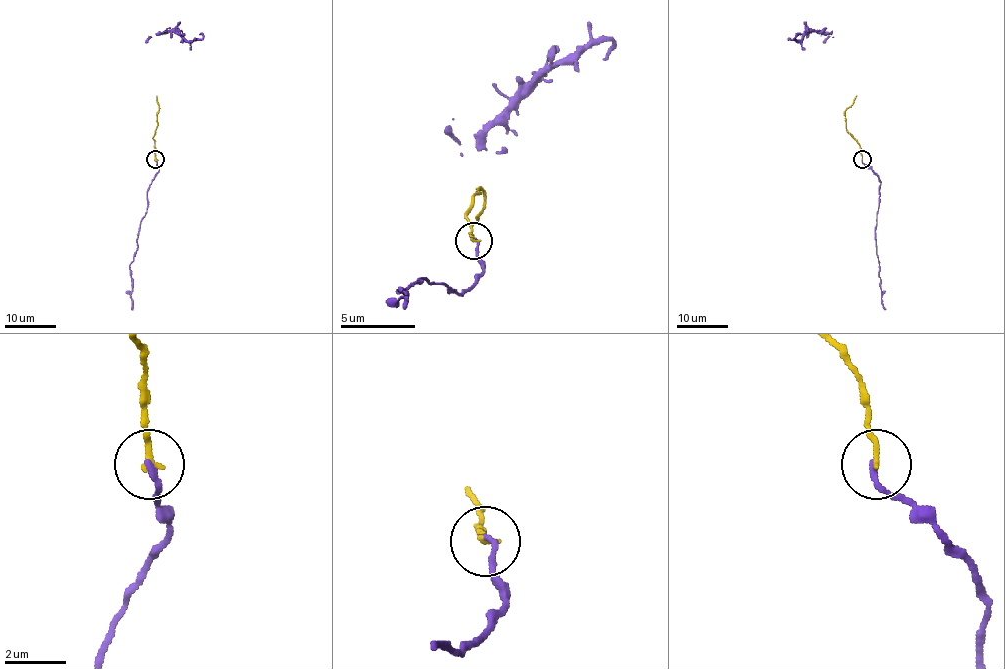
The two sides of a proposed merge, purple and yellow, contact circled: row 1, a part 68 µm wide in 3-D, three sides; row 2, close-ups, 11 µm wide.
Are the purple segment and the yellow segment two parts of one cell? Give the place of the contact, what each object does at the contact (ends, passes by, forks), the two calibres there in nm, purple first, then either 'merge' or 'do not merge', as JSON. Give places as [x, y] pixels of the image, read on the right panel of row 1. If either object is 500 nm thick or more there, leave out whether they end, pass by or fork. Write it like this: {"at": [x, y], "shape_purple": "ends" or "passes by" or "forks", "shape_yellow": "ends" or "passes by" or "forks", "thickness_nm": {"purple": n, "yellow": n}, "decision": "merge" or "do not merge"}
{"at": [862, 159], "shape_purple": "ends", "shape_yellow": "ends", "thickness_nm": {"purple": 200, "yellow": 200}, "decision": "merge"}

